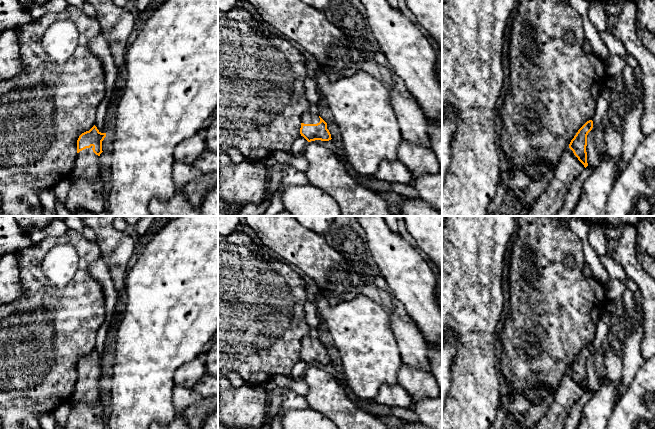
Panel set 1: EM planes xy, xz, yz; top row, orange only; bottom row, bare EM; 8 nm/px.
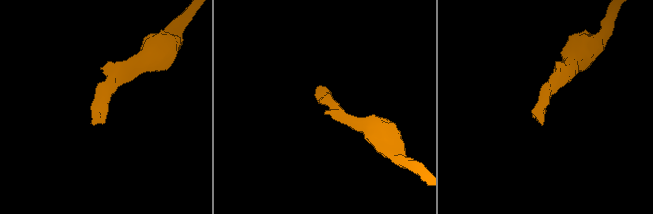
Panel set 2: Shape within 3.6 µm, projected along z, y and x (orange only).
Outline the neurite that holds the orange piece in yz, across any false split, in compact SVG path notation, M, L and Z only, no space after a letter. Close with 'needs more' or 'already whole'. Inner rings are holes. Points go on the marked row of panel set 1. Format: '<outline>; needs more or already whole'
M589 120L578 130L559 160L553 180L532 204L528 216L554 216L560 210L573 181L588 166L587 135L592 128Z; needs more

